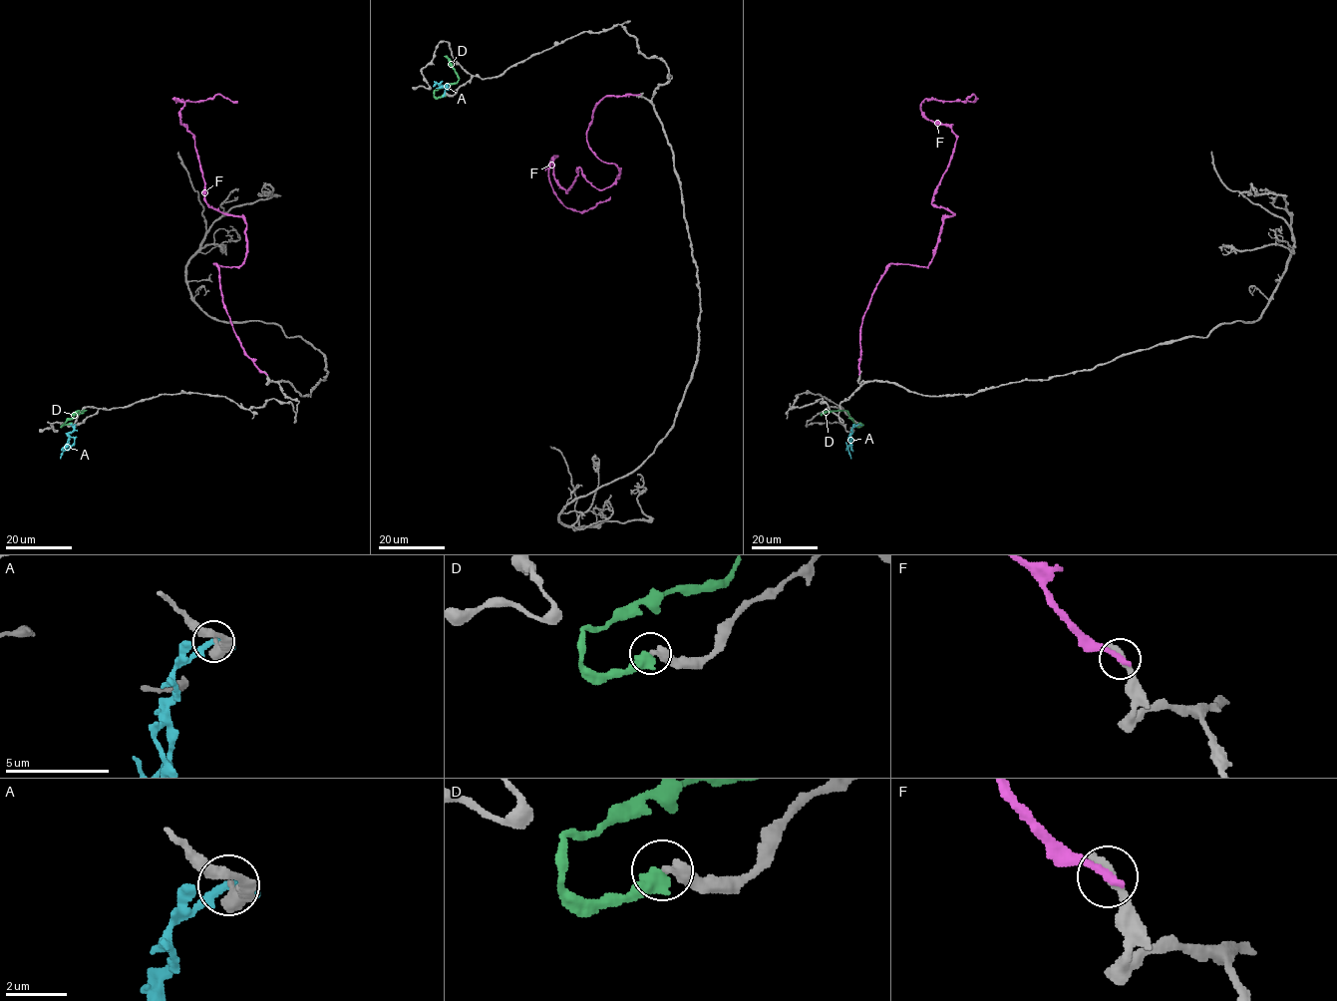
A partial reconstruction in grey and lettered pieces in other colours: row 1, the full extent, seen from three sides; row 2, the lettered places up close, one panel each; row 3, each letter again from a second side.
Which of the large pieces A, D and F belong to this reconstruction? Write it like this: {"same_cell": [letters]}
{"same_cell": []}

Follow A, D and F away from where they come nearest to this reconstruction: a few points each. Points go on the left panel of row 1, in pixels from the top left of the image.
A: (72, 424), (74, 430), (68, 434), (60, 459)
D: (72, 423), (61, 427), (86, 410), (71, 415)
F: (265, 374), (233, 330), (213, 263), (244, 260), (245, 220), (206, 203), (175, 101), (237, 101)

